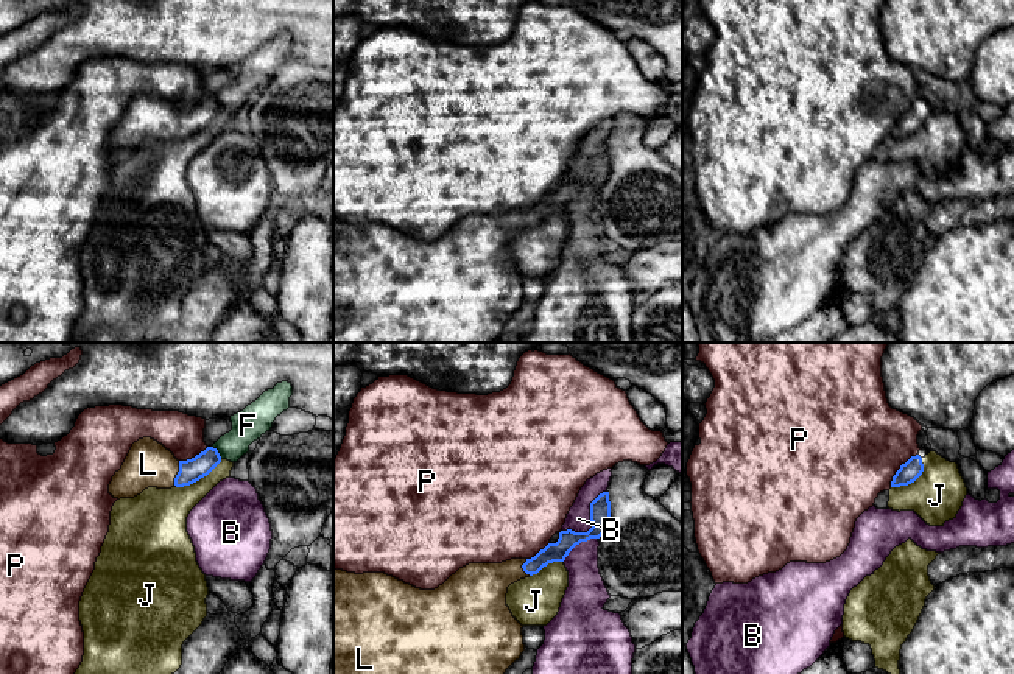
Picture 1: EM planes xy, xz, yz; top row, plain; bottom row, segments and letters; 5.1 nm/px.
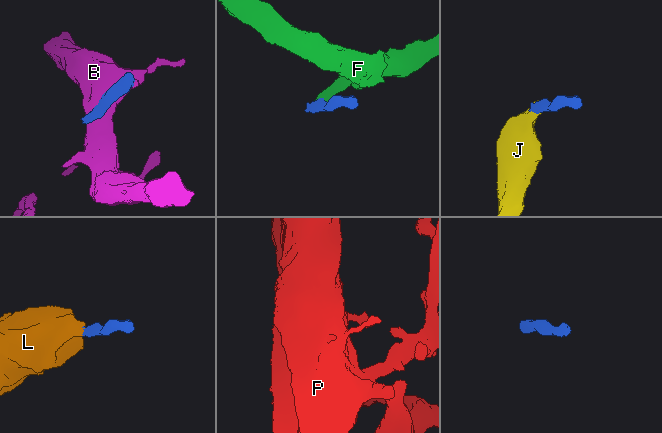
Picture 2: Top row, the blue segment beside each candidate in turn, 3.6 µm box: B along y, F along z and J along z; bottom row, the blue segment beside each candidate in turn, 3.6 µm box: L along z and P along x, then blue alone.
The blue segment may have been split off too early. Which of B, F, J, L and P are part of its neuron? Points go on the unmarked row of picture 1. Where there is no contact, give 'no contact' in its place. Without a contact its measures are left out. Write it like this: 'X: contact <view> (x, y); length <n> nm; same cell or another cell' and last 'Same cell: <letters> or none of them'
B: contact xz (591, 172); length 320 nm; another cell
F: contact xy (217, 103); length 90 nm; another cell
J: contact xy (198, 131); length 280 nm; another cell
L: contact xy (178, 125); length 140 nm; same cell
P: contact yz (901, 119); length 220 nm; another cell
Same cell: L

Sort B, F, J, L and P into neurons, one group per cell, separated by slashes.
B / F J / L / P

